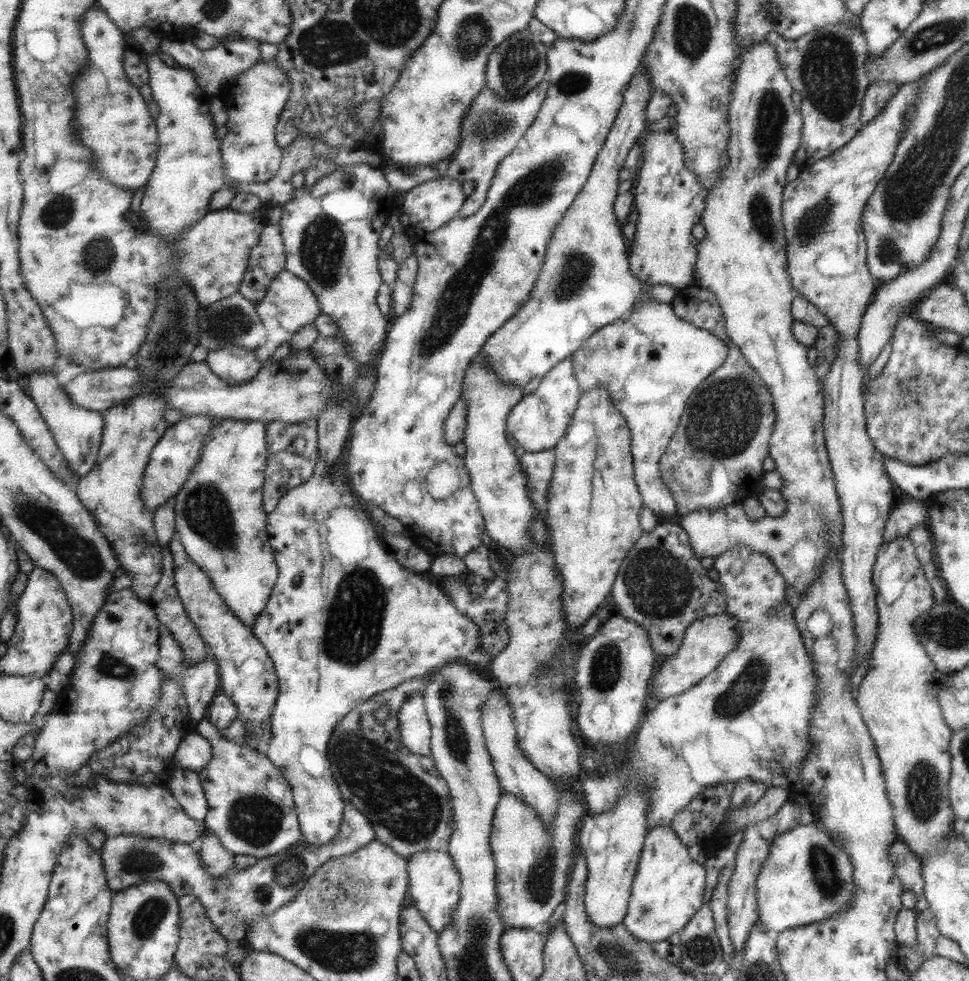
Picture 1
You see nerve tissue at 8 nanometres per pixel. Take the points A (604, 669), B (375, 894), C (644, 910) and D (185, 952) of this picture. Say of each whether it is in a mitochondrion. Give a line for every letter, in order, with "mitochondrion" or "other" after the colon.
A: mitochondrion
B: other
C: mitochondrion
D: other

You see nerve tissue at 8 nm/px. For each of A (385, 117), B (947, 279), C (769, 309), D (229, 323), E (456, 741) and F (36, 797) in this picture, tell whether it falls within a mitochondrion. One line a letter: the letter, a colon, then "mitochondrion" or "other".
A: other
B: other
C: other
D: mitochondrion
E: mitochondrion
F: other

